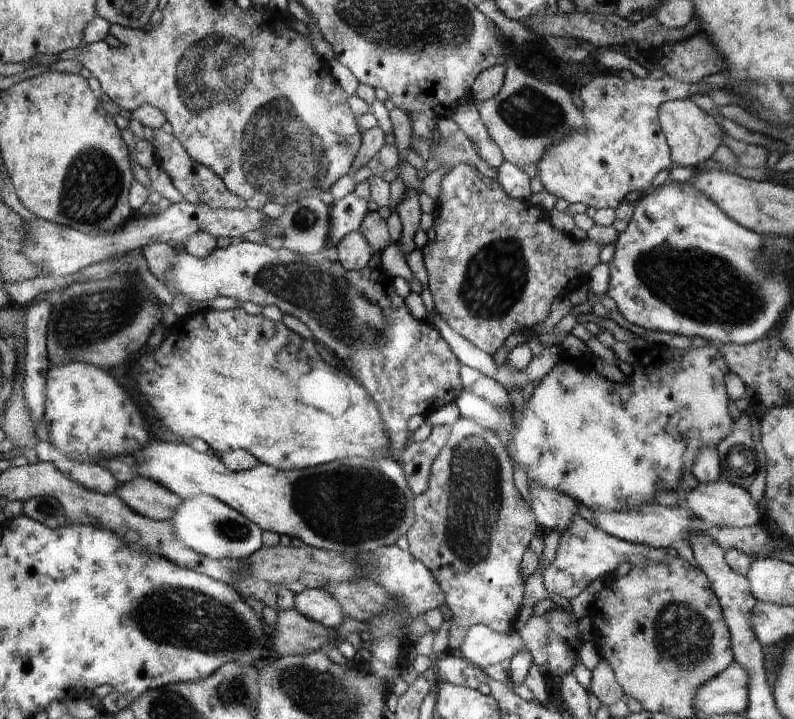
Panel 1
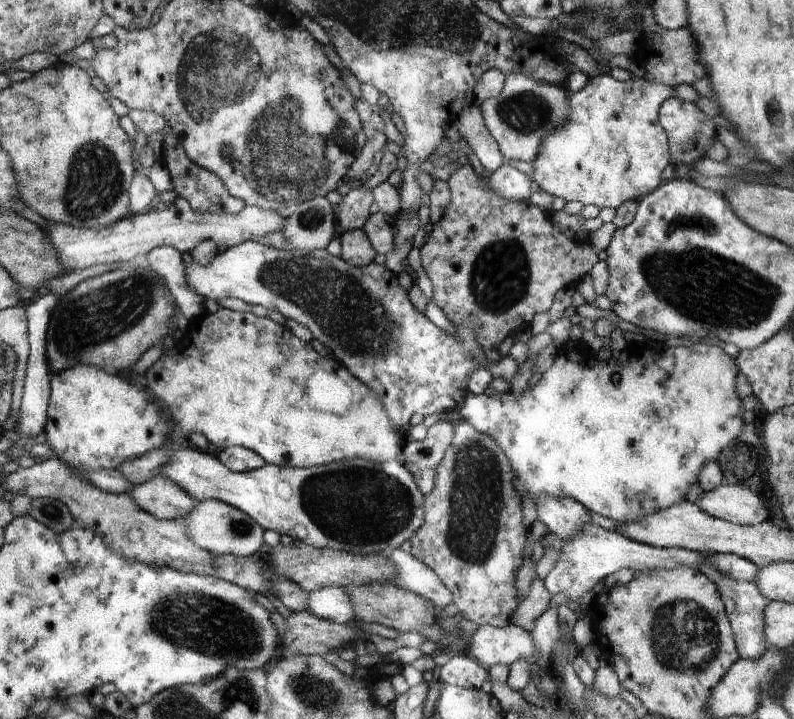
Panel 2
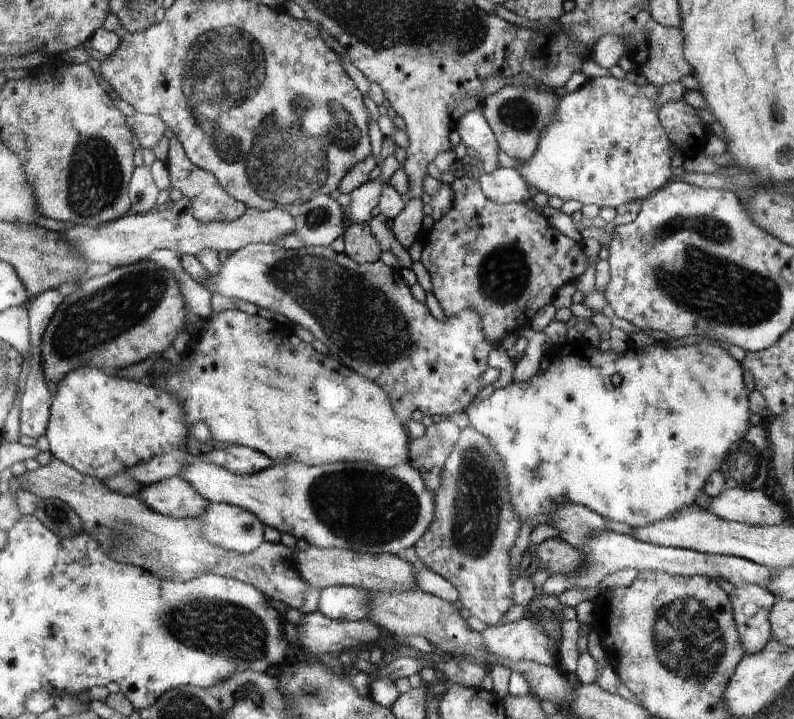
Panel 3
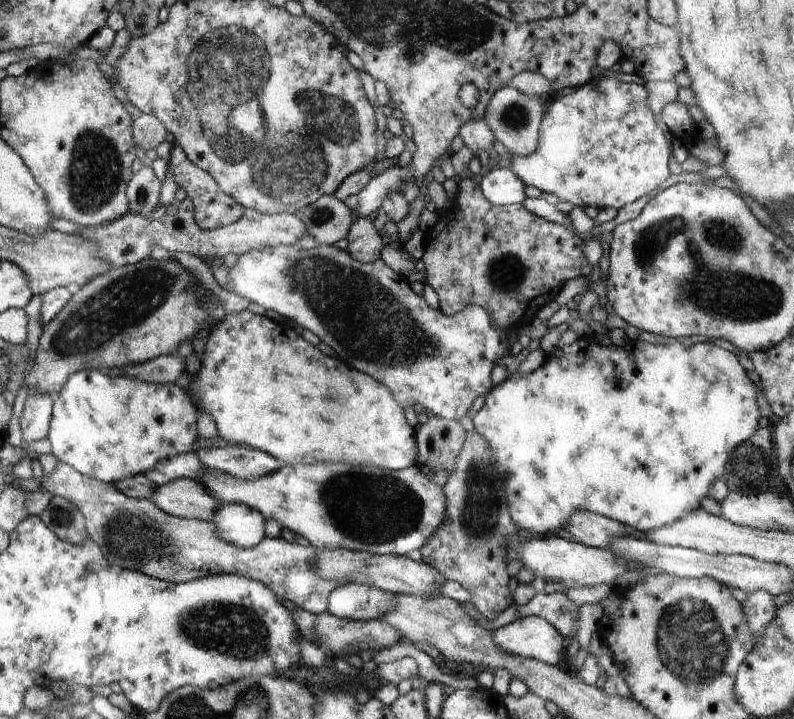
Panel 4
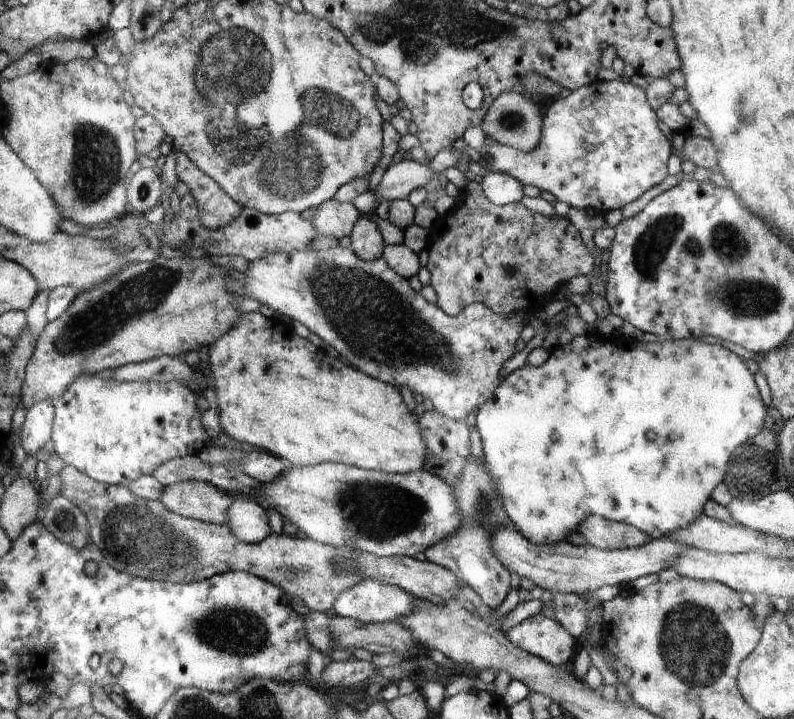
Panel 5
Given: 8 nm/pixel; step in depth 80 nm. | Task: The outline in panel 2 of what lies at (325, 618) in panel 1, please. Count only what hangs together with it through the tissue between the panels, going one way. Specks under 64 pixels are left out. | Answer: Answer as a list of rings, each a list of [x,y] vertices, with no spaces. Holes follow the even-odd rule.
[[[325,587],[311,591],[308,610],[318,618],[338,624],[350,624],[357,621],[352,599],[343,588]]]

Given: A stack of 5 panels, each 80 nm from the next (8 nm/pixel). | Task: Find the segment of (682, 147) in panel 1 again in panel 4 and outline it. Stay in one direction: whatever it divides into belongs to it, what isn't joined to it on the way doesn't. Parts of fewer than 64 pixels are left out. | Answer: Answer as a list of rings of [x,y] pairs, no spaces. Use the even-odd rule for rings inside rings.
[[[677,100],[664,106],[659,121],[669,137],[680,140],[687,149],[703,142],[688,106]]]

